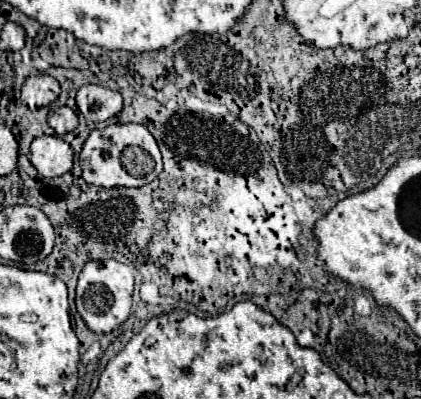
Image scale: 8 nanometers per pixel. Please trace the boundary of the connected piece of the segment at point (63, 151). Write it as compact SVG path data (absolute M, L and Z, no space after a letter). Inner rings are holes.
M42 135L32 141L28 159L40 175L60 177L66 171L70 171L74 151L64 139L54 137L54 135Z

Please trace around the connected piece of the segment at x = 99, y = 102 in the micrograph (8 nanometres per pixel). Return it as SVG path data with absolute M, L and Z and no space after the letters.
M82 85L76 93L80 113L94 123L104 123L122 109L122 95L104 85Z

